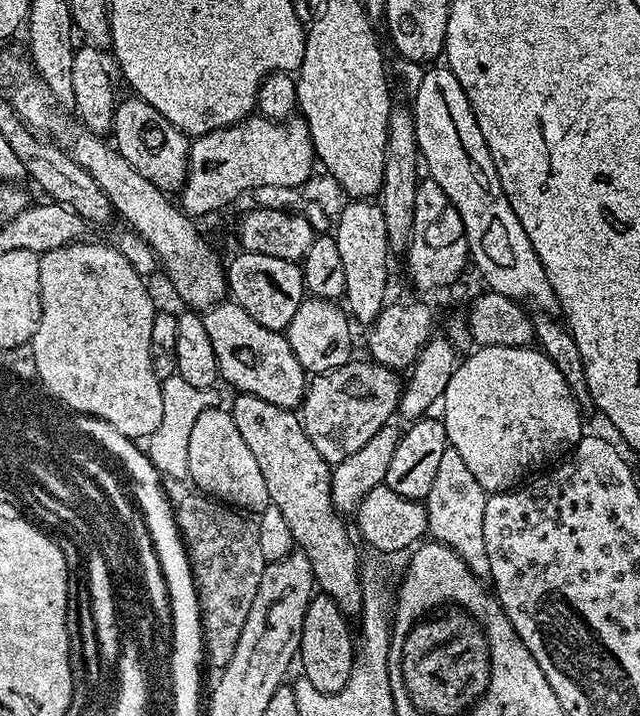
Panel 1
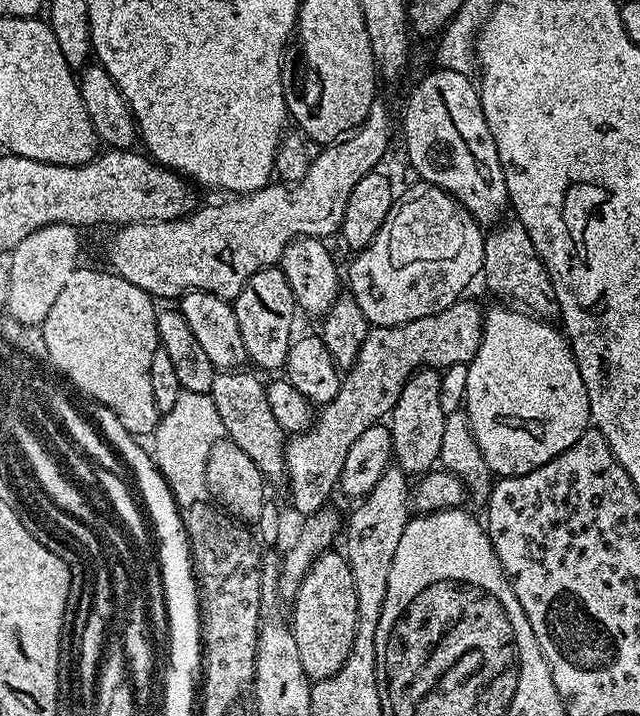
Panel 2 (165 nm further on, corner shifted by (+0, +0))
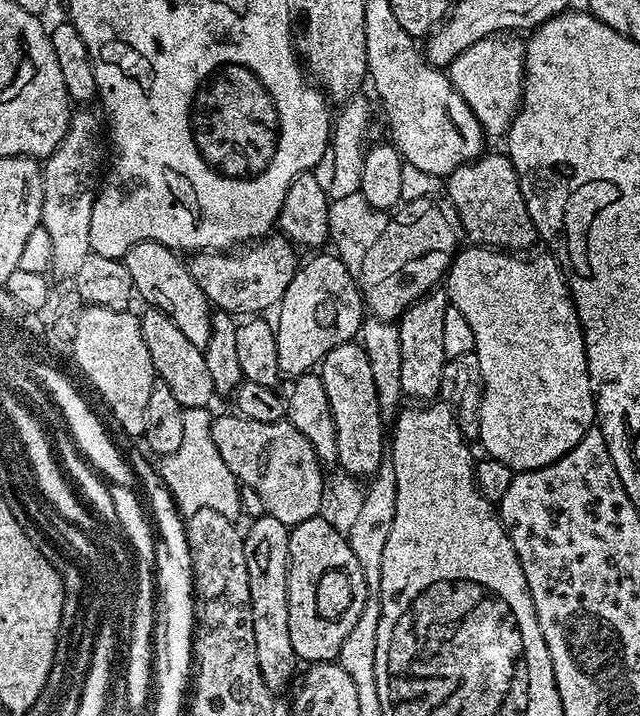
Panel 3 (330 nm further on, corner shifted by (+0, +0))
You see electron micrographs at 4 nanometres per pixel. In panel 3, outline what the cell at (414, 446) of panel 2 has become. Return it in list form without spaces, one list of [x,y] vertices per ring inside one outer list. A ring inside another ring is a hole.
[[[433,290],[418,302],[414,302],[409,306],[399,318],[400,341],[402,342],[402,390],[405,397],[410,398],[410,396],[413,396],[416,399],[413,401],[428,402],[440,395],[442,370],[446,359],[446,353],[444,353],[444,327],[448,324],[448,312],[450,313],[450,301],[447,291]]]

